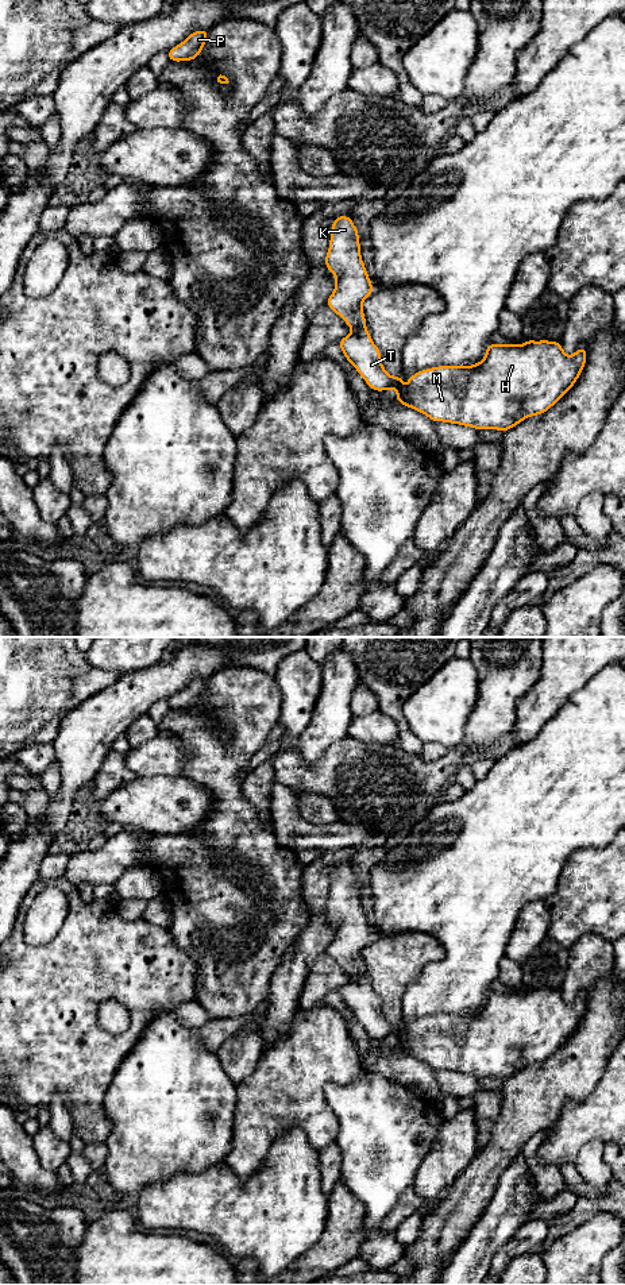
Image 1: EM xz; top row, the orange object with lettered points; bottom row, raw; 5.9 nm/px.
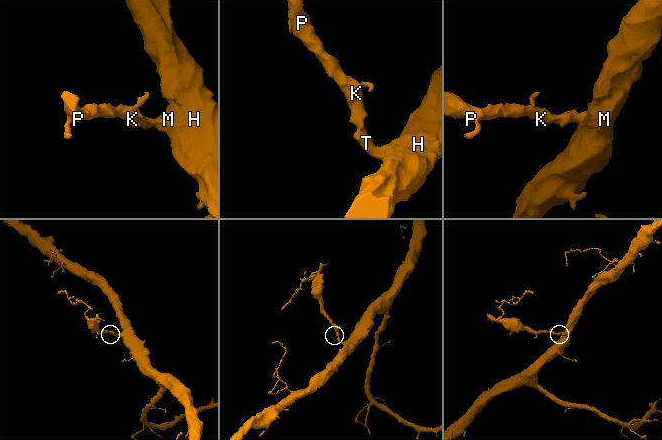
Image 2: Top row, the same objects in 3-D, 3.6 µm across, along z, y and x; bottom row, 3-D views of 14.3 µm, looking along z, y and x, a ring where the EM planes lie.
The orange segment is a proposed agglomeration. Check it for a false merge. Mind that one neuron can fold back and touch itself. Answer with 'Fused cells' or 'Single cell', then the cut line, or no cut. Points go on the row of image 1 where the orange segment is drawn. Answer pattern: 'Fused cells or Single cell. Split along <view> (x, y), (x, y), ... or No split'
Single cell. No split

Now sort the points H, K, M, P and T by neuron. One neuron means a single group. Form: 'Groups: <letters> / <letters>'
Groups: H K M P T

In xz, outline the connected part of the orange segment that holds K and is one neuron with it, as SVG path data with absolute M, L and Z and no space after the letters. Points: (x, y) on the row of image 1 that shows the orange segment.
M336 216L331 227L329 250L325 255L324 265L335 275L335 290L327 298L328 305L344 323L354 329L352 333L339 340L339 347L346 359L356 368L359 375L366 381L367 386L375 391L385 391L396 389L401 405L412 408L433 422L443 421L459 424L463 427L472 427L478 431L497 429L506 432L524 421L528 417L539 416L552 408L578 381L587 359L586 347L580 347L571 356L563 351L560 341L549 340L525 340L524 344L498 344L490 343L486 348L485 358L478 364L471 366L437 366L421 370L408 379L408 387L402 389L402 375L389 375L382 364L381 351L374 344L366 325L364 312L362 302L373 294L373 281L367 275L367 270L360 256L359 232L354 225L351 216Z

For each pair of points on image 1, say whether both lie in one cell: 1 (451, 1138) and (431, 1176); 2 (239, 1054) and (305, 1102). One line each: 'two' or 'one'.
1: one
2: two

